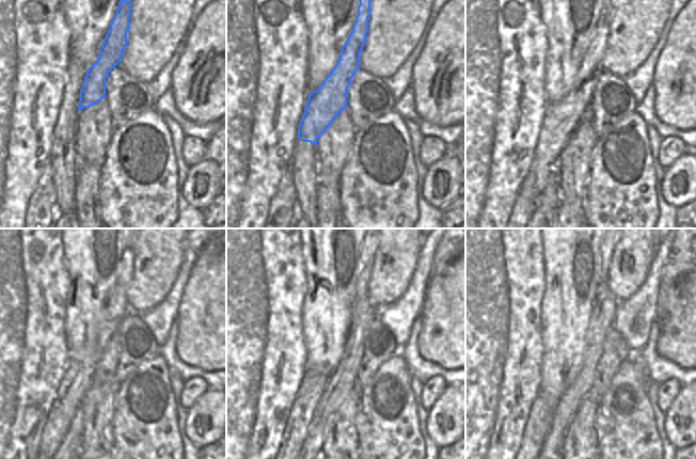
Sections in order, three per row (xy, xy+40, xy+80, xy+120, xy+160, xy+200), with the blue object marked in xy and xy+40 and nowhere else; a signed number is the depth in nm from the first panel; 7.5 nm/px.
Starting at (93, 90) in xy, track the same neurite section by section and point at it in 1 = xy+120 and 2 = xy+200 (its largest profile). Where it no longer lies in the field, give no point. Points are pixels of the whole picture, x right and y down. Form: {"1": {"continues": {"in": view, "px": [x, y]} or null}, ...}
{"1": {"continues": {"in": "xy+120", "px": [76, 380]}}, "2": {"continues": {"in": "xy+200", "px": [537, 427]}}}

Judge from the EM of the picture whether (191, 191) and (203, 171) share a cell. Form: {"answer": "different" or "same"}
{"answer": "same"}

